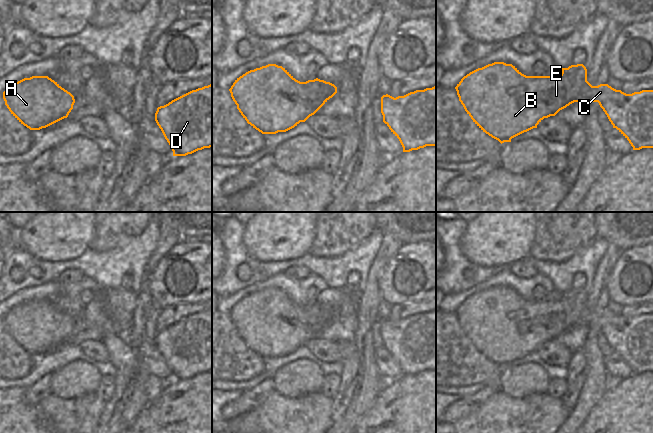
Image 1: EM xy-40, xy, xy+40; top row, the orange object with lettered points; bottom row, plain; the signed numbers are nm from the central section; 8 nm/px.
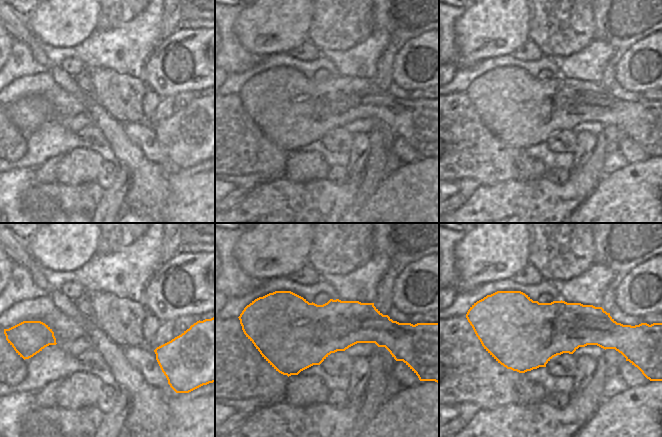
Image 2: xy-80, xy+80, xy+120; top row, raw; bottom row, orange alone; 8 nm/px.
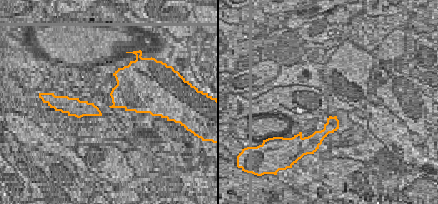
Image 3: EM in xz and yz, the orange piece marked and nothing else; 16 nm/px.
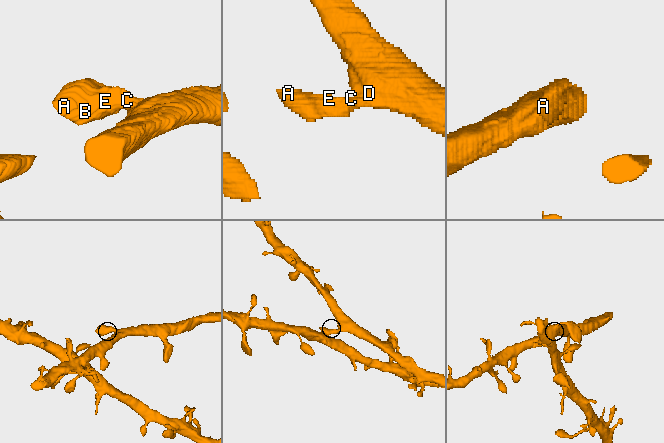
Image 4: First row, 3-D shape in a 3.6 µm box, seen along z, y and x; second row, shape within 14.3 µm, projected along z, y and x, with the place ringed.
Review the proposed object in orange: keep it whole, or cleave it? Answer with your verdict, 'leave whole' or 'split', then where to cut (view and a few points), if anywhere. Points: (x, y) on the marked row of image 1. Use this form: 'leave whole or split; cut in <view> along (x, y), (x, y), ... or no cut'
leave whole; no cut

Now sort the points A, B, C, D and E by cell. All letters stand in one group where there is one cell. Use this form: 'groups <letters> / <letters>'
groups A B C D E

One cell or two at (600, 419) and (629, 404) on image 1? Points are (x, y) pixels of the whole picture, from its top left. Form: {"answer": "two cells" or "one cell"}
{"answer": "one cell"}

